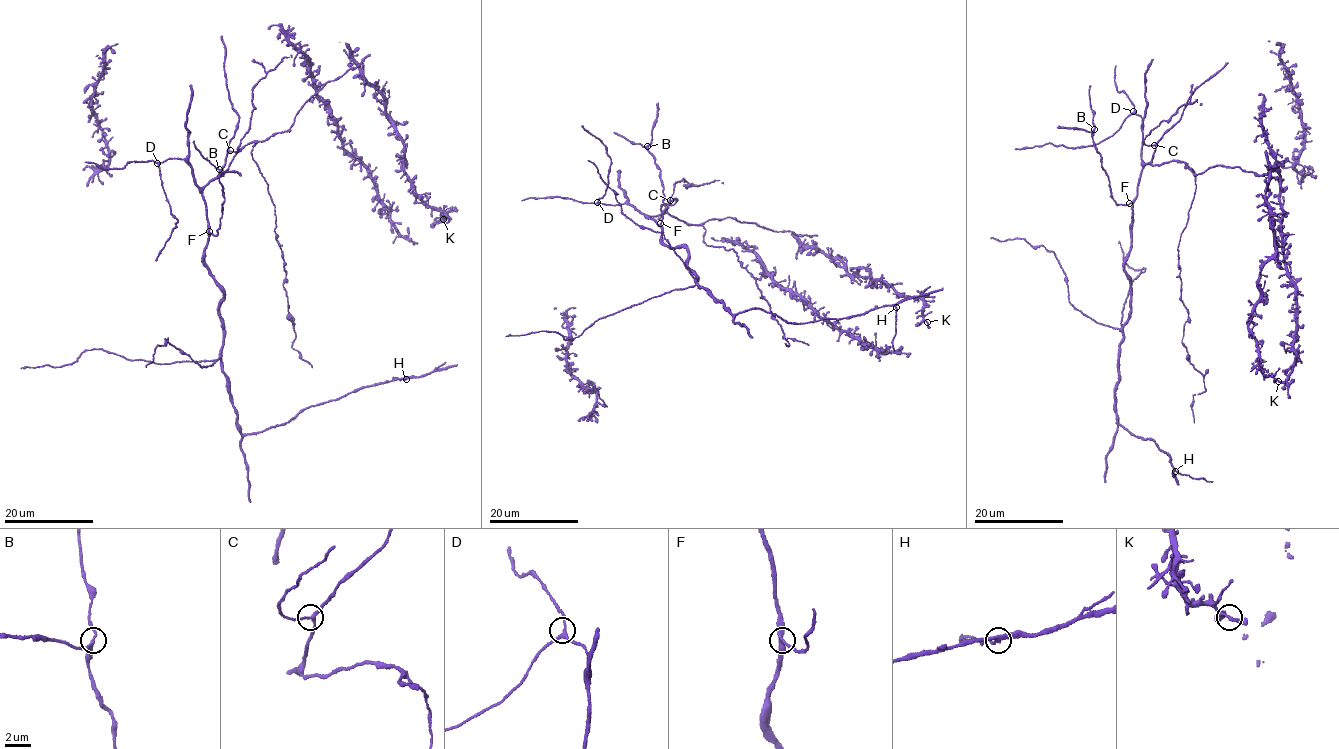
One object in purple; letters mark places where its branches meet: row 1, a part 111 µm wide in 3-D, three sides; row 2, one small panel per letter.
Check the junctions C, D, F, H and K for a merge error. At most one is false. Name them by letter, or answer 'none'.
none

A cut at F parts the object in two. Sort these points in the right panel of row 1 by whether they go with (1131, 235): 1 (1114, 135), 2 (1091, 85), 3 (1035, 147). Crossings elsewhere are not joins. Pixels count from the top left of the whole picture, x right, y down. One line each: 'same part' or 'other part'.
1: same part
2: other part
3: same part

